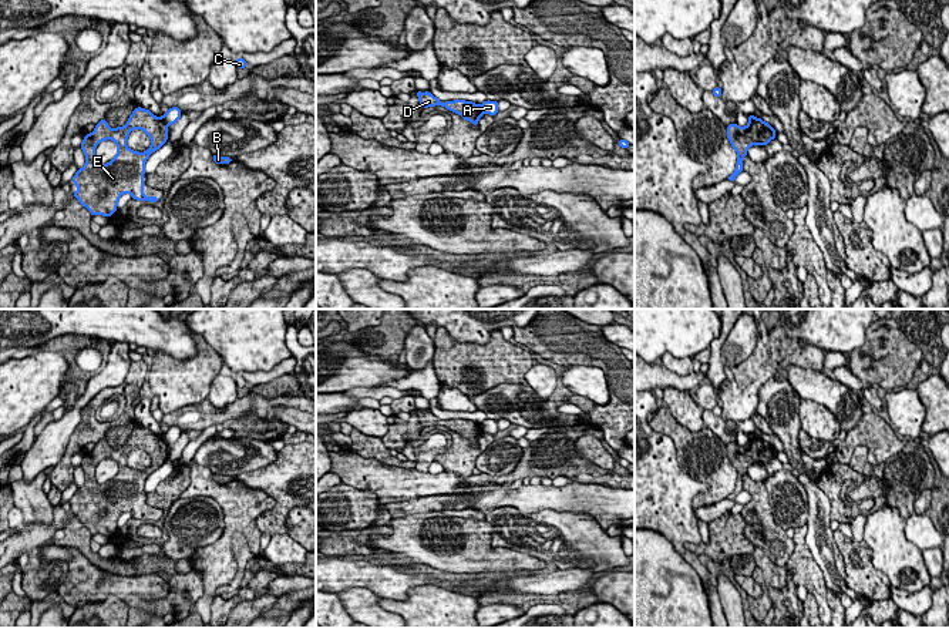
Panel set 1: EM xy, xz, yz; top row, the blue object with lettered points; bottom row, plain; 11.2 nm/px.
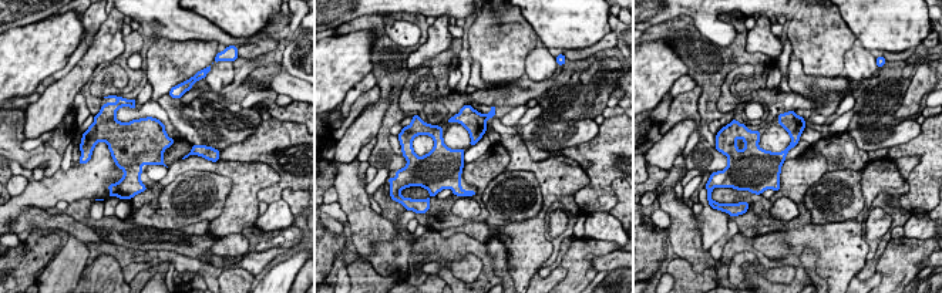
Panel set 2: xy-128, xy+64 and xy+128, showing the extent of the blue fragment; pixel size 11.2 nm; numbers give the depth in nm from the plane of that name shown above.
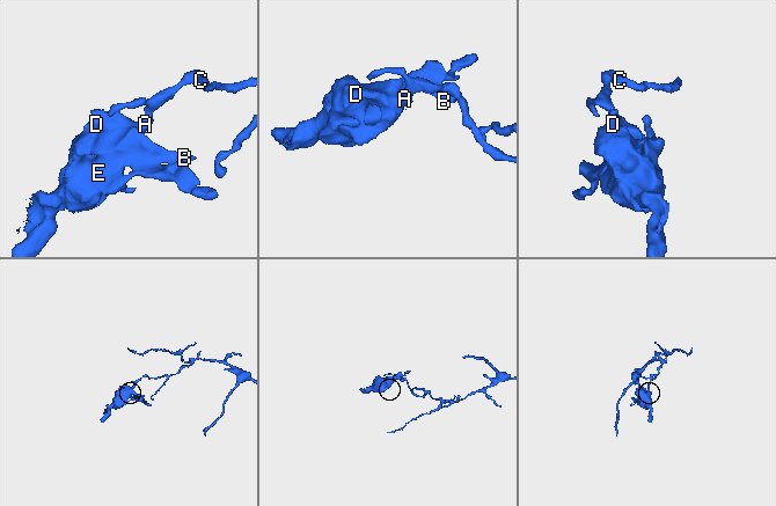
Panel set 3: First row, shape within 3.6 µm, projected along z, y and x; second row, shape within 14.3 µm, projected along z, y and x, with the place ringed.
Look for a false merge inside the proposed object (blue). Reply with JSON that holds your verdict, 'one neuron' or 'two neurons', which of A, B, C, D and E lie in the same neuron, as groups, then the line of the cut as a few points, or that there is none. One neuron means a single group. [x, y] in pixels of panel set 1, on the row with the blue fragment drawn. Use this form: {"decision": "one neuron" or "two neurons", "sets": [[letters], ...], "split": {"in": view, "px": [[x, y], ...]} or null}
{"decision": "two neurons", "sets": [["A", "C"], ["B", "D", "E"]], "split": {"in": "xy", "px": [[160, 117], [167, 126]]}}

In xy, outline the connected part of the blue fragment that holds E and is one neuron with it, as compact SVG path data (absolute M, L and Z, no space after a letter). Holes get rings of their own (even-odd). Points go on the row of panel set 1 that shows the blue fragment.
M141 107L132 111L124 127L115 130L108 125L107 120L101 120L81 142L85 164L73 177L77 188L73 195L92 216L114 215L122 194L131 194L137 201L155 204L159 201L158 197L144 195L145 162L166 140L168 125L164 120ZM134 130L141 130L151 138L151 147L147 151L138 152L127 147L128 134ZM107 140L117 144L117 155L110 162L98 165L95 147Z

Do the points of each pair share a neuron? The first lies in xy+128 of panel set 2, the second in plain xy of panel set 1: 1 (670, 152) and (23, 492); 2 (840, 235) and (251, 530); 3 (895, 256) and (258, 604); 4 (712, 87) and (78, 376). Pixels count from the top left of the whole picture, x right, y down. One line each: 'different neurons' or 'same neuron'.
1: different neurons
2: same neuron
3: same neuron
4: same neuron

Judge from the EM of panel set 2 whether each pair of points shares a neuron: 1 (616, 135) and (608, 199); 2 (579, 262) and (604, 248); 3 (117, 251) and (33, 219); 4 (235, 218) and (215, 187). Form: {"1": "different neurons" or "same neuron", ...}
{"1": "same neuron", "2": "same neuron", "3": "different neurons", "4": "different neurons"}

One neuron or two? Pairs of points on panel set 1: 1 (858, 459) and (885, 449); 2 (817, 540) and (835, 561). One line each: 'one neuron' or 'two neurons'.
1: two neurons
2: one neuron

